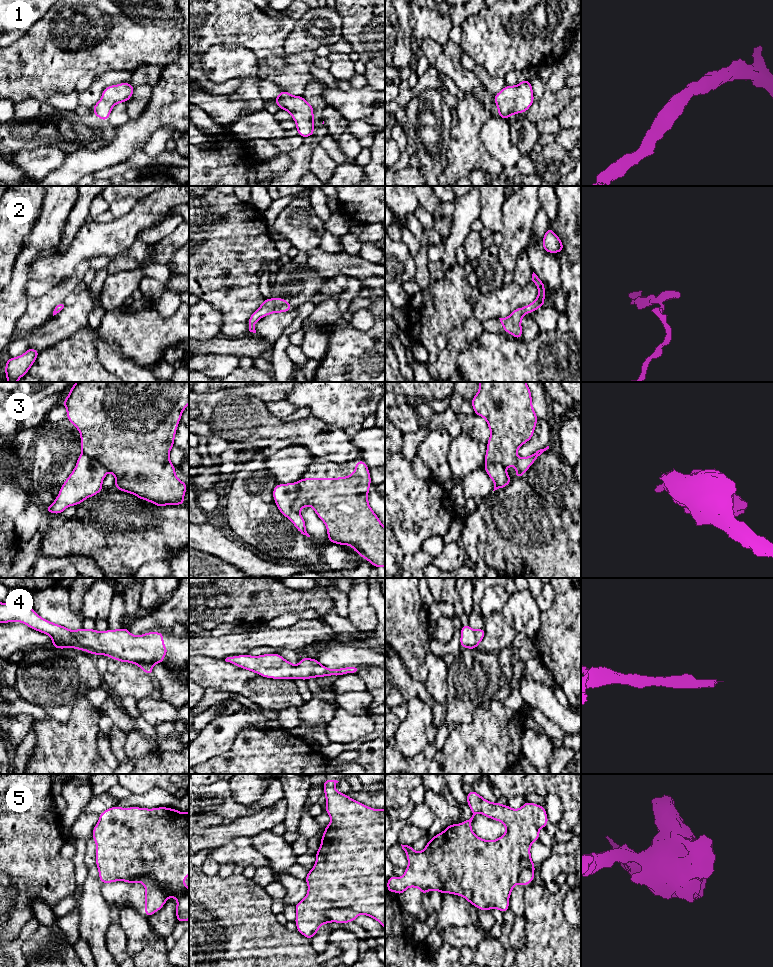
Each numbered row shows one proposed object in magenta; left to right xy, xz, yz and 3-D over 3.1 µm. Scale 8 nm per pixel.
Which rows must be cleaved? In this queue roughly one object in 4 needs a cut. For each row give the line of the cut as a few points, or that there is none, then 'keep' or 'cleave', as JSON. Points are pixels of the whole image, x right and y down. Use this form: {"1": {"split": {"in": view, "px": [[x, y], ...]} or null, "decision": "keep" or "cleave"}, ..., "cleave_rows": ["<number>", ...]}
{"1": {"split": null, "decision": "keep"}, "2": {"split": null, "decision": "keep"}, "3": {"split": {"in": "xz", "px": [[297, 482], [297, 498], [293, 502], [292, 508], [298, 513]]}, "decision": "cleave"}, "4": {"split": null, "decision": "keep"}, "5": {"split": {"in": "xy", "px": [[125, 880], [151, 874], [154, 881], [165, 889], [167, 898]]}, "decision": "cleave"}, "cleave_rows": ["3", "5"]}

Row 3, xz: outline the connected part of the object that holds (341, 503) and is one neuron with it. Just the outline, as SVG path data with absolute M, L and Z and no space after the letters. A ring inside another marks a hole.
M358 460L351 475L338 478L302 478L297 482L297 499L293 511L299 513L305 506L312 506L317 516L325 523L328 541L353 547L363 559L374 567L385 567L385 528L368 503L371 476L367 464Z

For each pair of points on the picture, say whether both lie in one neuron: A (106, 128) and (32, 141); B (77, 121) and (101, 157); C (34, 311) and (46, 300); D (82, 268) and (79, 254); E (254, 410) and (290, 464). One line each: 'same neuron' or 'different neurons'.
A: same neuron
B: different neurons
C: same neuron
D: different neurons
E: different neurons

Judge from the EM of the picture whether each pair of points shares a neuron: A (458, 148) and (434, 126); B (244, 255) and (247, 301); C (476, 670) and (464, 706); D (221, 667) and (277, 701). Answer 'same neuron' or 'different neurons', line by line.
A: different neurons
B: same neuron
C: same neuron
D: same neuron

